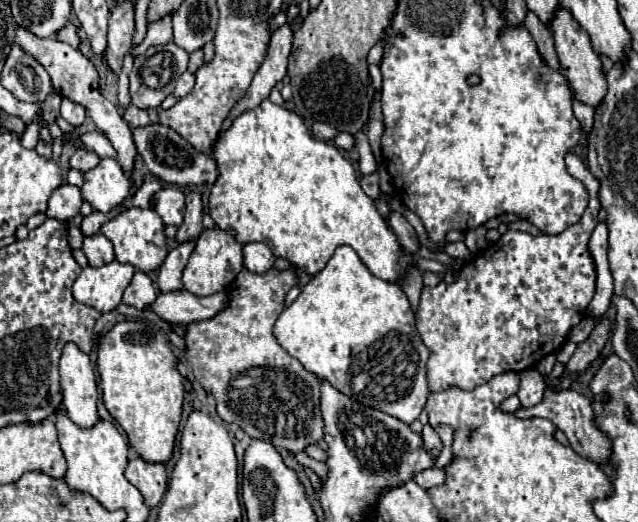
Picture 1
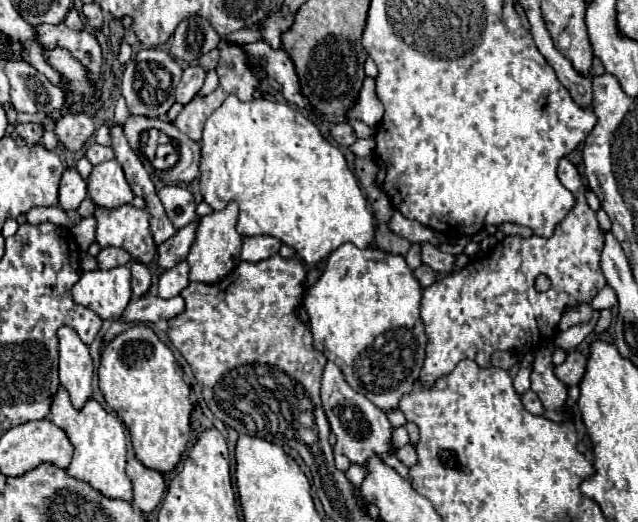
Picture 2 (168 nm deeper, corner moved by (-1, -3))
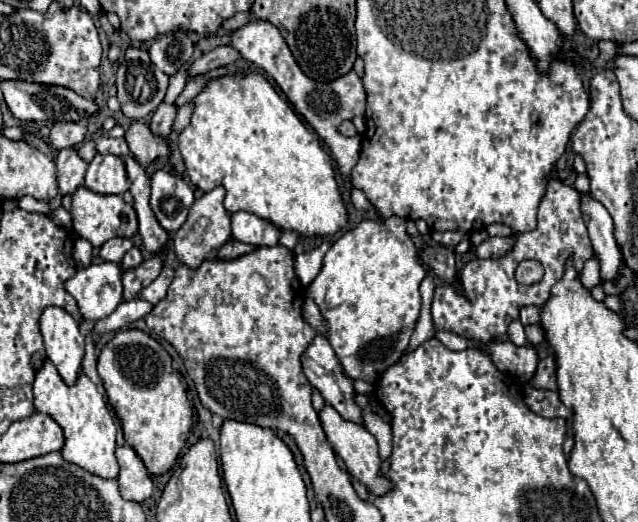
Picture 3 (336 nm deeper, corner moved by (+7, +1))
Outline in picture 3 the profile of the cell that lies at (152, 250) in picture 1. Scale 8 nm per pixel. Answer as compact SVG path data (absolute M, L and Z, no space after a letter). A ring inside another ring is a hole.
M86 186L76 188L76 192L72 194L72 228L74 232L88 240L92 246L100 248L106 240L114 238L114 236L126 236L132 238L138 232L138 218L136 218L136 210L124 202L122 196L116 194L96 194L92 190L88 190Z

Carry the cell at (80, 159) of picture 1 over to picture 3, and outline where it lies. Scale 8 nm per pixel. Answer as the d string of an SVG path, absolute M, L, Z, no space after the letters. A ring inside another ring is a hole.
M100 136L96 140L96 148L98 148L100 154L116 154L116 156L130 154L128 144L126 144L124 138L106 138L106 136Z

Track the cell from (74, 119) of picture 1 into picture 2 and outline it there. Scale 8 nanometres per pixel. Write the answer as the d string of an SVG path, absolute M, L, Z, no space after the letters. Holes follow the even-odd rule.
M78 112L78 114L64 114L62 118L56 120L56 130L54 130L60 138L60 142L70 150L70 152L78 152L86 140L92 136L94 132L94 122L90 116Z

